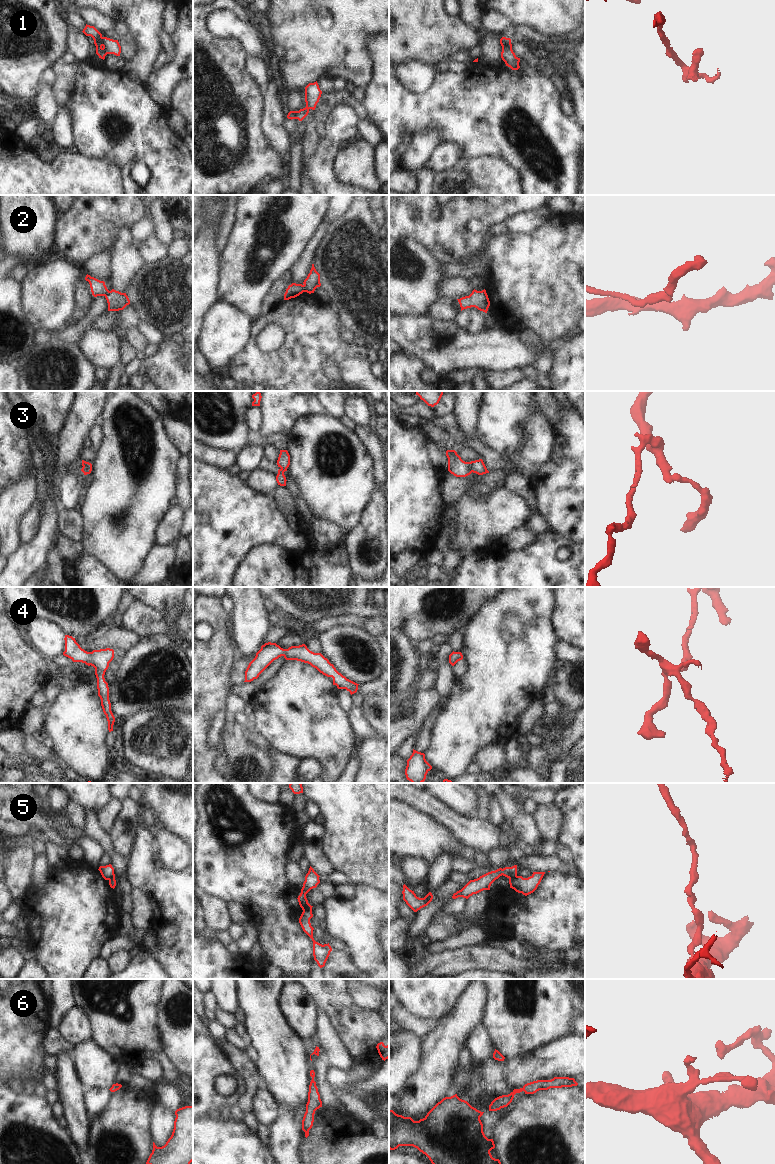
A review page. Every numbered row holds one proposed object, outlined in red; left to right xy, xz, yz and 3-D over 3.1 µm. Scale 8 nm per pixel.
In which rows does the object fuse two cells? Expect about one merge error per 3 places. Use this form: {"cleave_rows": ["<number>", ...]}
{"cleave_rows": ["1", "2", "3", "5"]}

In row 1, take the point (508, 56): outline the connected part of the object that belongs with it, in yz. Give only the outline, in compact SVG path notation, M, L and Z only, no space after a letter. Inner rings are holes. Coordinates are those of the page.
M503 48L501 52L501 58L505 62L506 66L510 67L512 70L518 70L520 68L520 58L515 55L512 48Z

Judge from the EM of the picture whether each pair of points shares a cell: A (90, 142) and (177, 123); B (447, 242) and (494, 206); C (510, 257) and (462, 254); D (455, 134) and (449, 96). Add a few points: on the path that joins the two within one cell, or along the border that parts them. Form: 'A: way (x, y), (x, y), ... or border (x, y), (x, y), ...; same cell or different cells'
A: border (166, 113), (167, 126), (182, 140); different cells
B: way (453, 228), (473, 208), (480, 207); same cell
C: border (488, 239), (484, 249); different cells
D: way (455, 125), (455, 105); same cell

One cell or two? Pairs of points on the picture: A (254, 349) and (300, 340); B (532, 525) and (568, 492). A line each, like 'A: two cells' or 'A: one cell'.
A: one cell
B: two cells

